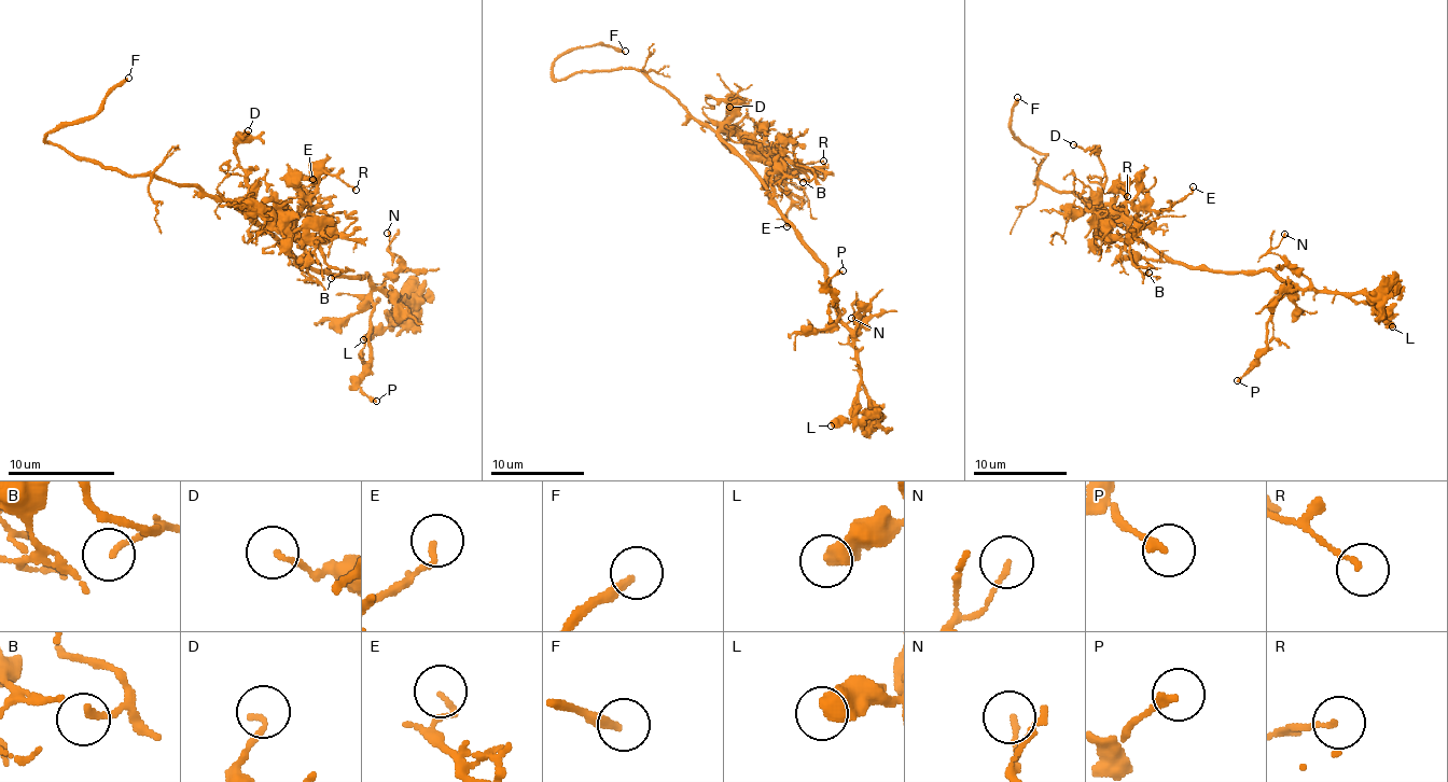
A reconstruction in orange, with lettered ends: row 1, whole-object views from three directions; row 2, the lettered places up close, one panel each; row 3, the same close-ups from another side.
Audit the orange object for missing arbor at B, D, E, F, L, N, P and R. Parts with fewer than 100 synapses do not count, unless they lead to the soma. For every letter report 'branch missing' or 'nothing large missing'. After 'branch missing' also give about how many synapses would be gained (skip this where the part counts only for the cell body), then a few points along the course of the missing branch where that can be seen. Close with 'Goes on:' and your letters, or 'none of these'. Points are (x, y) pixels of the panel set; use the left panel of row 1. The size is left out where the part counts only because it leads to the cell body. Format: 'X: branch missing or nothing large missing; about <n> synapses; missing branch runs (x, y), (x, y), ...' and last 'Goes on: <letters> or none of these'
B: nothing large missing
D: nothing large missing
E: nothing large missing
F: branch missing
L: nothing large missing
N: nothing large missing
P: nothing large missing
R: nothing large missing
Goes on: F

